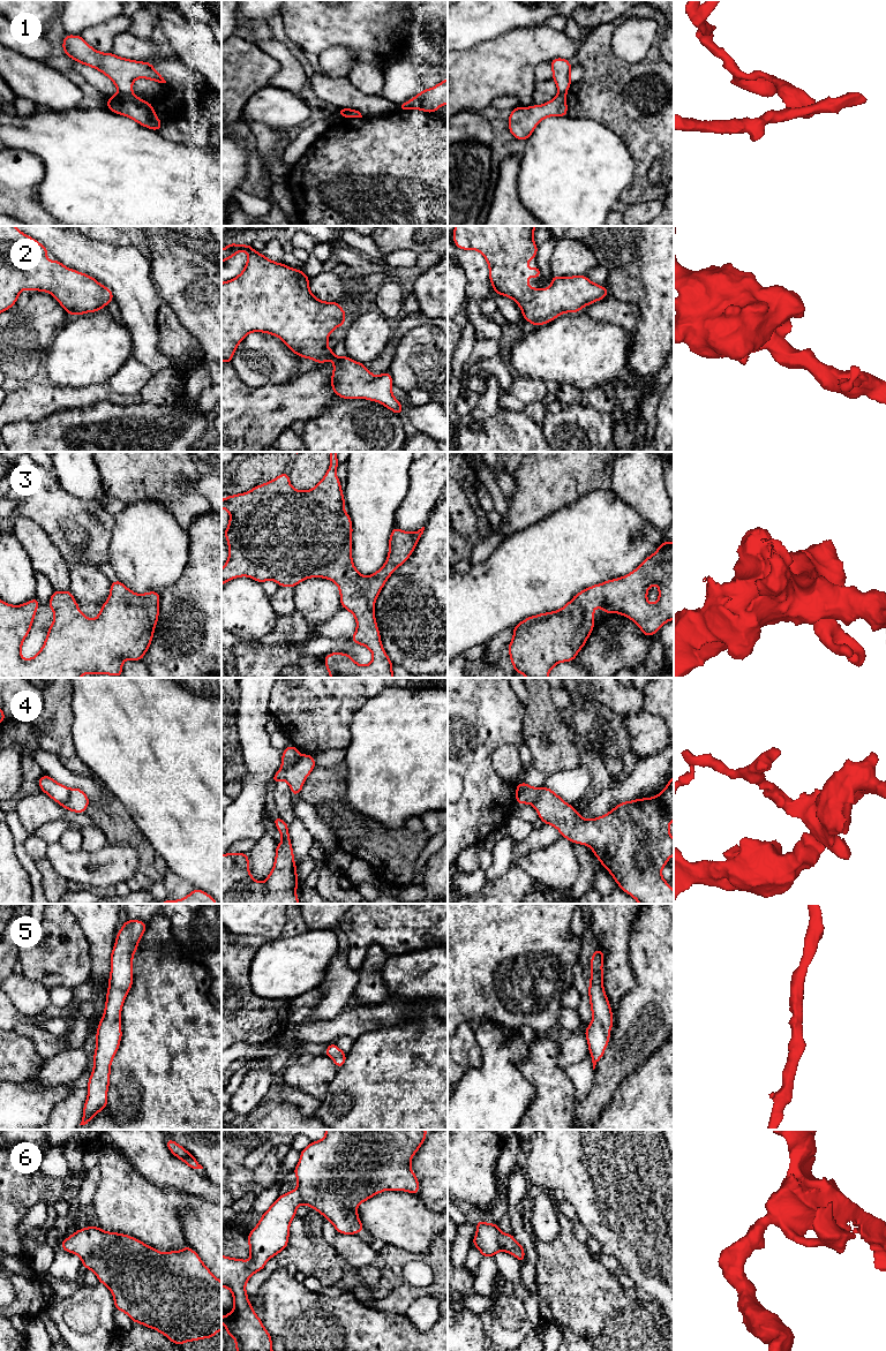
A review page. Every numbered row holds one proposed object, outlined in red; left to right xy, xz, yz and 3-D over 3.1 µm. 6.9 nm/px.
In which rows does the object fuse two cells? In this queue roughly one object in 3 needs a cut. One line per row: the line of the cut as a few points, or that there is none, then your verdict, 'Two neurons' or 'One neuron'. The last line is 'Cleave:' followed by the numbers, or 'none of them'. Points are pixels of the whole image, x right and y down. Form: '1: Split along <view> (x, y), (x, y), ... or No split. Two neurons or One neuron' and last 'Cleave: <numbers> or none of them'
1: Split along xy (119, 91), (132, 93). Two neurons
2: No split. One neuron
3: No split. One neuron
4: Split along xz (299, 757), (290, 767), (280, 768). Two neurons
5: No split. One neuron
6: No split. One neuron
Cleave: 1, 4

